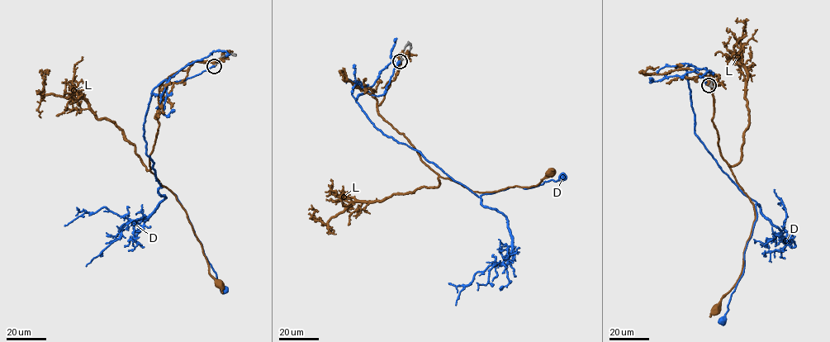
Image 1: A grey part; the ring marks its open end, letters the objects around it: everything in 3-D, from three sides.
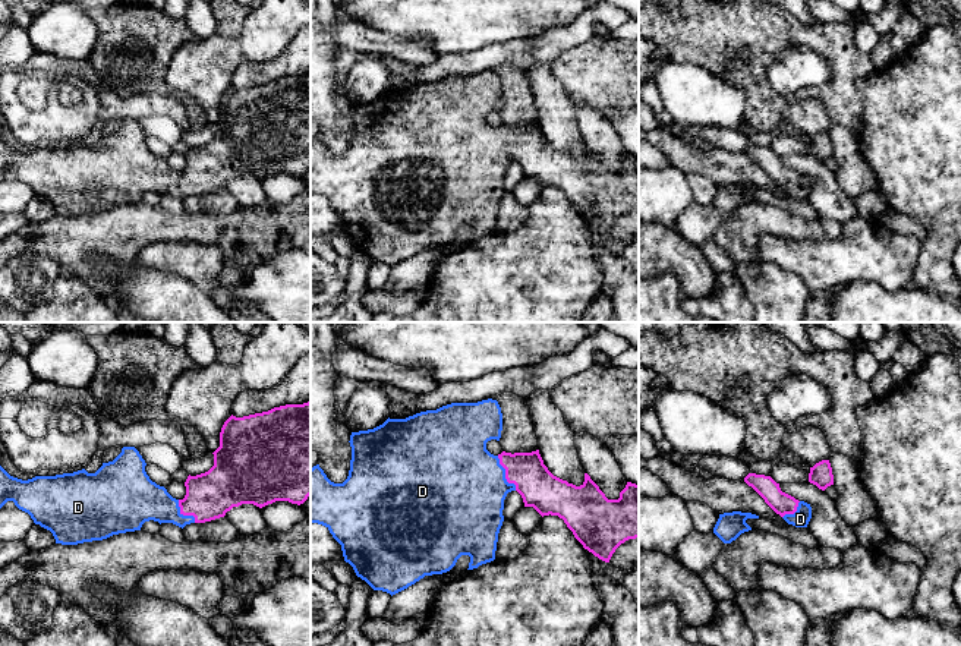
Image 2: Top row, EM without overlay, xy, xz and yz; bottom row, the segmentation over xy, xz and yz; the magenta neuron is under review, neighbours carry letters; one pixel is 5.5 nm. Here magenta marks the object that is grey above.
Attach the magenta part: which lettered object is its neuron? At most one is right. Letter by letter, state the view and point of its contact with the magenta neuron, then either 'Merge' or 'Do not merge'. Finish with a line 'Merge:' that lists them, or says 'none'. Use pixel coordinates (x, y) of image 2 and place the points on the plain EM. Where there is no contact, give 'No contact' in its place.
D: Touches magenta at xz (506, 147). Merge
L: No contact. Do not merge
Merge: D

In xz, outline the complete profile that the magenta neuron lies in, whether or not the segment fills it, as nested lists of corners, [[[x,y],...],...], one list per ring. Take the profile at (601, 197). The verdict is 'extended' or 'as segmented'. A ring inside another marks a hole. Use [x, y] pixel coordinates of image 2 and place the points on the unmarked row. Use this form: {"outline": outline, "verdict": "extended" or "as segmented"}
{"outline": [[[488,70],[451,75],[406,91],[388,89],[374,101],[352,104],[350,142],[343,155],[331,154],[319,136],[311,141],[311,195],[330,202],[357,249],[374,262],[391,268],[425,248],[450,243],[461,227],[470,229],[467,242],[494,233],[504,193],[504,171],[511,163],[517,163],[524,179],[533,179],[542,189],[551,186],[563,190],[583,220],[605,234],[609,234],[621,215],[639,209],[639,157],[627,154],[618,171],[608,171],[587,145],[580,158],[554,148],[543,136],[539,122],[514,126],[502,123],[494,127],[486,122],[486,114],[500,113],[501,103],[501,79],[497,72]]], "verdict": "extended"}

